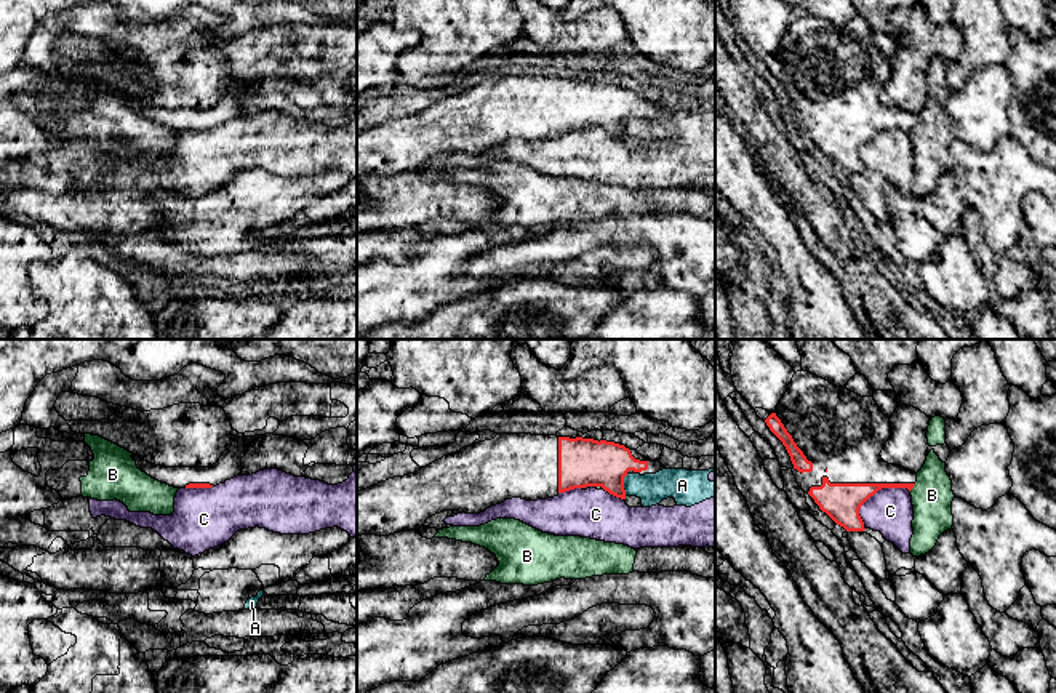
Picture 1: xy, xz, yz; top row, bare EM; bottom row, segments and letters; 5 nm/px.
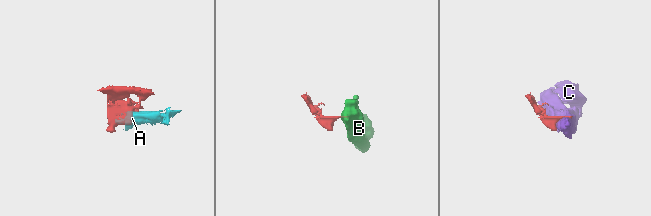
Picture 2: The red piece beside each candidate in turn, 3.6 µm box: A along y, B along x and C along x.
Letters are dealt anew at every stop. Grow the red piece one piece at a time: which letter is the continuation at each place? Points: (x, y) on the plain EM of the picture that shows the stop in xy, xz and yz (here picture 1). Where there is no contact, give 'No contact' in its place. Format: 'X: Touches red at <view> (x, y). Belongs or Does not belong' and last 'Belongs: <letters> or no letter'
A: Touches red at xz (623, 127). Does not belong
B: Touches red at yz (912, 128). Does not belong
C: Touches red at yz (876, 133). Does not belong
Belongs: no letter

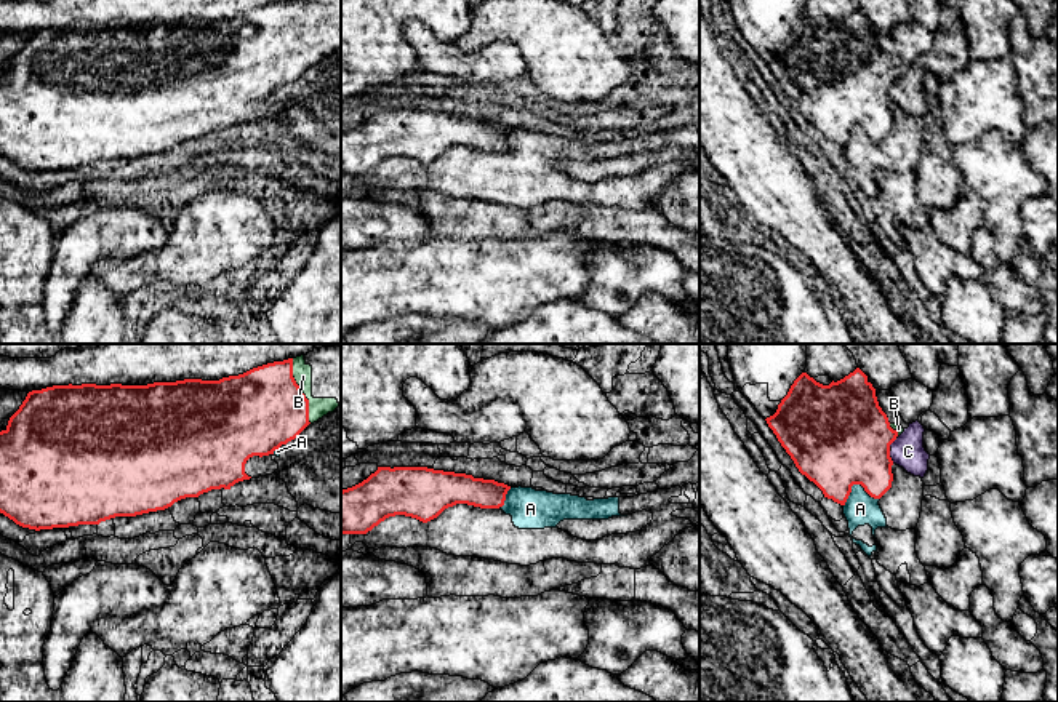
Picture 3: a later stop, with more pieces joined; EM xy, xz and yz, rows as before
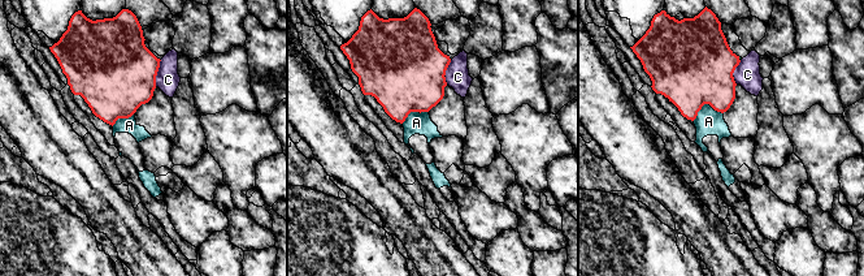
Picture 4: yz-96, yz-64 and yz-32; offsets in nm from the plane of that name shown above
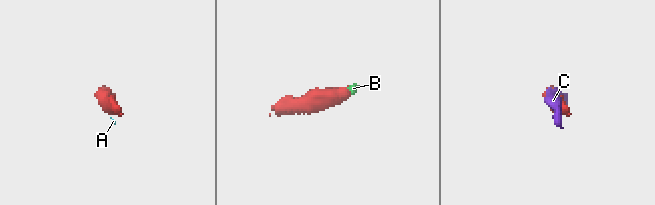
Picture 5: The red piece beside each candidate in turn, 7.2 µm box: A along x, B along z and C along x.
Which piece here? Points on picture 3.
A: Touches red at yz (855, 125). Does not belong
B: Touches red at xy (301, 32). Belongs
C: Touches red at yz (890, 99). Does not belong
Belongs: B

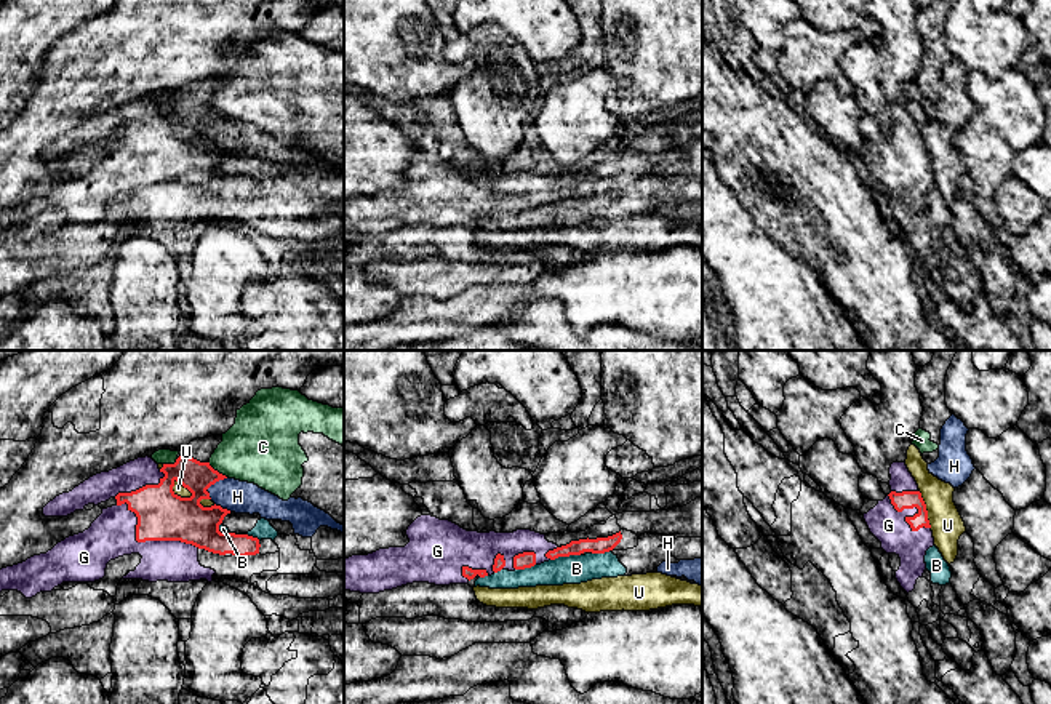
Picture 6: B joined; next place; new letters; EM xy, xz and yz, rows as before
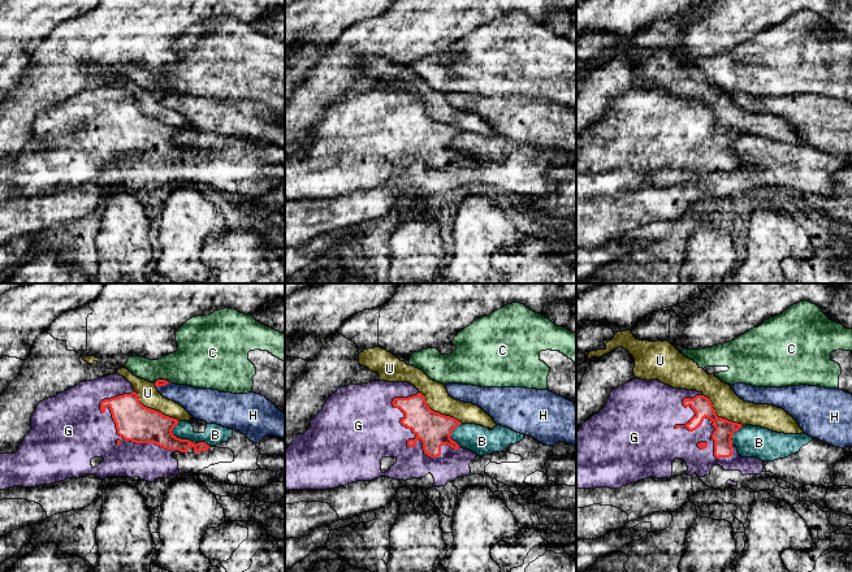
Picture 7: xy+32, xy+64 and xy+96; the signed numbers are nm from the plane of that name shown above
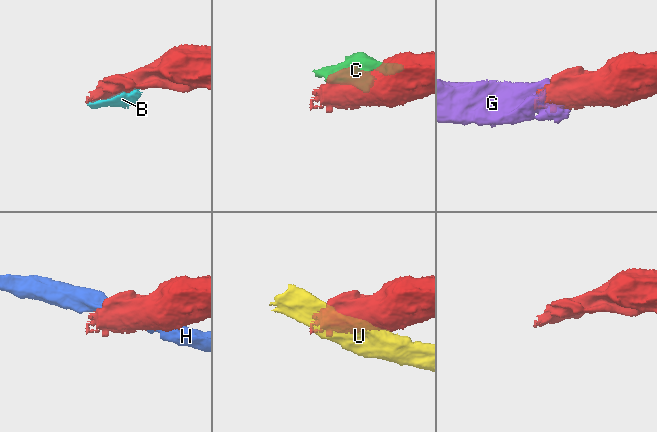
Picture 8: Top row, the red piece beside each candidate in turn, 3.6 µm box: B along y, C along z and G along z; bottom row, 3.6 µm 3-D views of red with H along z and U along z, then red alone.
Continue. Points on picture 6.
B: Touches red at xz (565, 197). Does not belong
C: Touches red at xy (216, 112). Does not belong
G: Touches red at xy (144, 183). Belongs
H: Touches red at xy (213, 125). Does not belong
U: Touches red at xy (183, 127). Does not belong
Belongs: G

